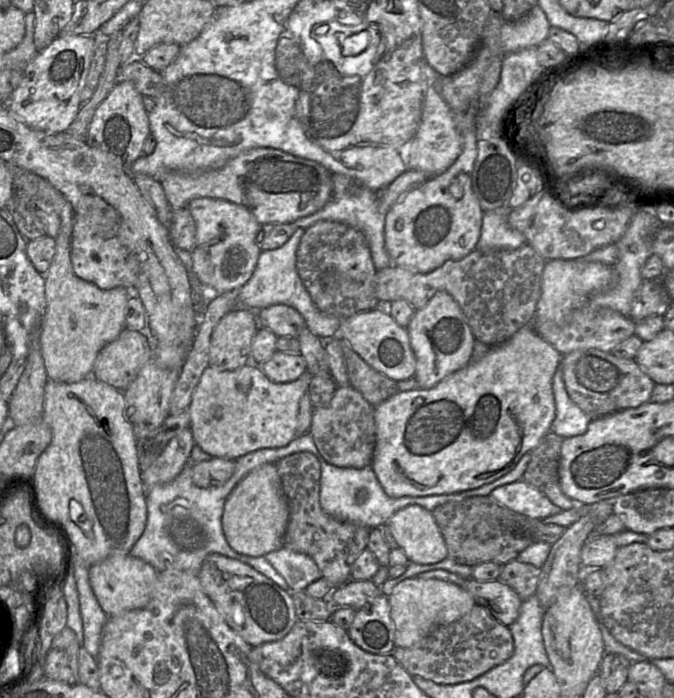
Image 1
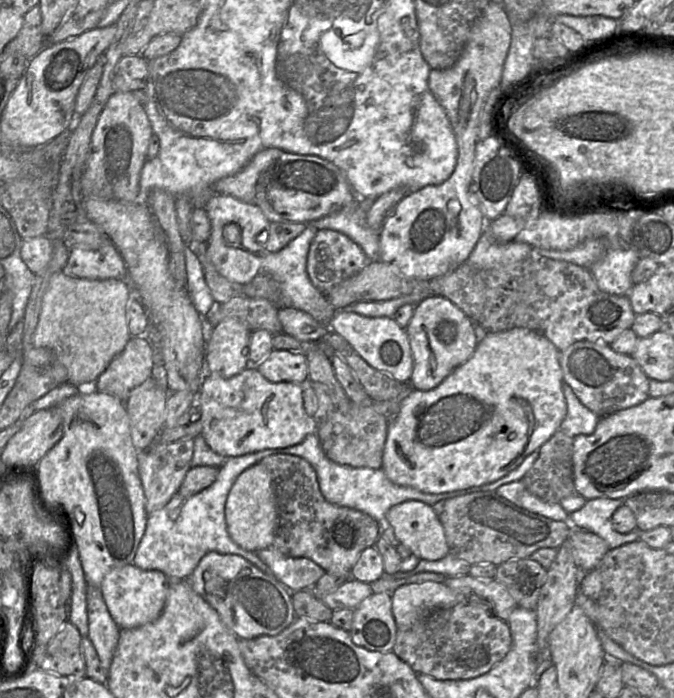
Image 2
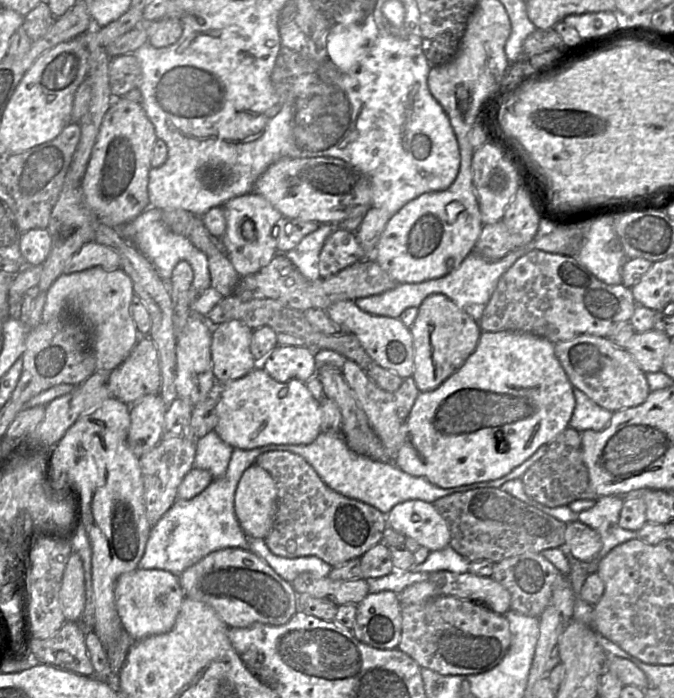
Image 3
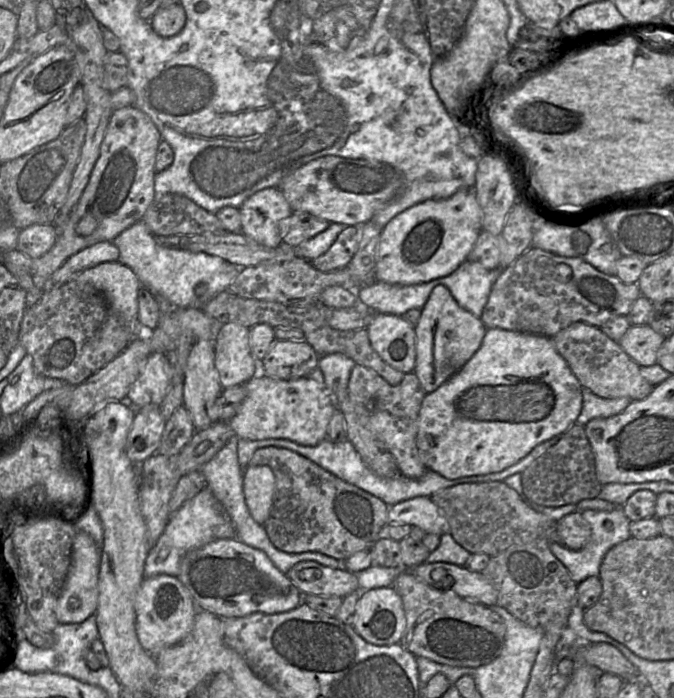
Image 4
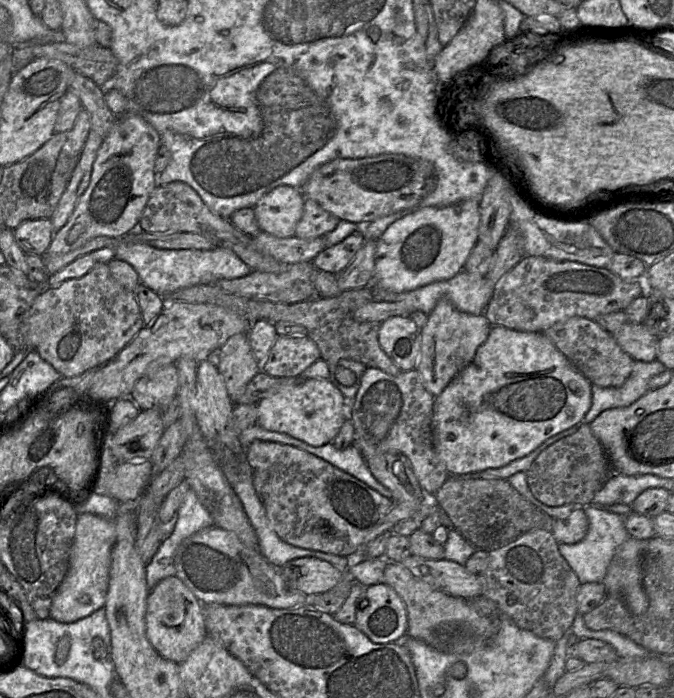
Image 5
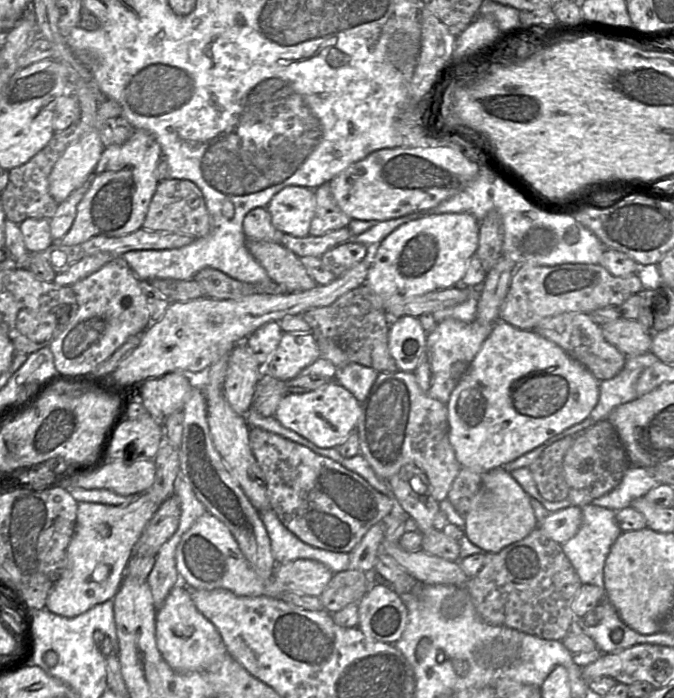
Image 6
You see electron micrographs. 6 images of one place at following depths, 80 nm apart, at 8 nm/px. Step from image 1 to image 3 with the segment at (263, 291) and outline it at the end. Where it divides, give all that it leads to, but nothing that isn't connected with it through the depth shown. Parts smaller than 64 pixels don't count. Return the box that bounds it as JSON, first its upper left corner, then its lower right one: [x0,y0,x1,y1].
[285,224,339,280]

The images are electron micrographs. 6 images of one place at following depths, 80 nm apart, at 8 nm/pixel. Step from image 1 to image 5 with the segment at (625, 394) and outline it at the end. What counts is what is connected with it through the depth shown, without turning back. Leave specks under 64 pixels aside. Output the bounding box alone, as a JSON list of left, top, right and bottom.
[542,316,635,387]

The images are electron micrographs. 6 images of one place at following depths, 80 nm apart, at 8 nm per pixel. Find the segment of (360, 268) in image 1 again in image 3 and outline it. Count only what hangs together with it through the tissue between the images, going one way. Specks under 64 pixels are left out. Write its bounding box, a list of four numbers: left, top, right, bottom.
[319,228,367,278]

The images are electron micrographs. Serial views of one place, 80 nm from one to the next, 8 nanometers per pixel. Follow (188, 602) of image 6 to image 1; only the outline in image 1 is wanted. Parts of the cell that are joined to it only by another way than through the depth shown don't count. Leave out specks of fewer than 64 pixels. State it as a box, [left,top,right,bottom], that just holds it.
[89,554,158,616]

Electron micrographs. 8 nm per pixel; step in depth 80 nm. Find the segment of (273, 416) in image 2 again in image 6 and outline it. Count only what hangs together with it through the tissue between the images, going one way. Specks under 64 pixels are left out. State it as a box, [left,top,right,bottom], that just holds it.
[274,381,361,448]

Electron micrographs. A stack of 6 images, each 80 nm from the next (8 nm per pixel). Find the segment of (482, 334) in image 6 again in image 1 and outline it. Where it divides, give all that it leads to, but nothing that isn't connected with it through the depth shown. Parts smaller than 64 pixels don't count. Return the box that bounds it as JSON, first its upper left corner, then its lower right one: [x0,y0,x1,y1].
[407,291,476,389]

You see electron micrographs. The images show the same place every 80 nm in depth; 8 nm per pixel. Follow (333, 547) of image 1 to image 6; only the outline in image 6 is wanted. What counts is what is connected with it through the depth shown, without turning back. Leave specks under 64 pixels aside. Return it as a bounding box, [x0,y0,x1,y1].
[249,427,395,554]

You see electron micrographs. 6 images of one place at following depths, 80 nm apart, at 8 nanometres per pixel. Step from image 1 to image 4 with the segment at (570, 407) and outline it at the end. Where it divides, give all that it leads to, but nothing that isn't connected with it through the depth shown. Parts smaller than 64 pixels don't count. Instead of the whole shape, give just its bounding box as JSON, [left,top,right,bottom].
[576,387,632,426]

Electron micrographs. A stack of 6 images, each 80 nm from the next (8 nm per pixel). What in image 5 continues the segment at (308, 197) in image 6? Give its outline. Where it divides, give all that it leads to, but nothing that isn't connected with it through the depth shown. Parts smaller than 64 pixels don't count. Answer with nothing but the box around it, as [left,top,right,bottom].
[253,185,305,238]

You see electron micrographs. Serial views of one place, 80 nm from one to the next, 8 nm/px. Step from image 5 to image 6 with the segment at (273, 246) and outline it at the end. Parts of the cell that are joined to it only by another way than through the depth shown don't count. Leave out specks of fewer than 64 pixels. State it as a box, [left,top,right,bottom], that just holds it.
[280,227,354,257]

